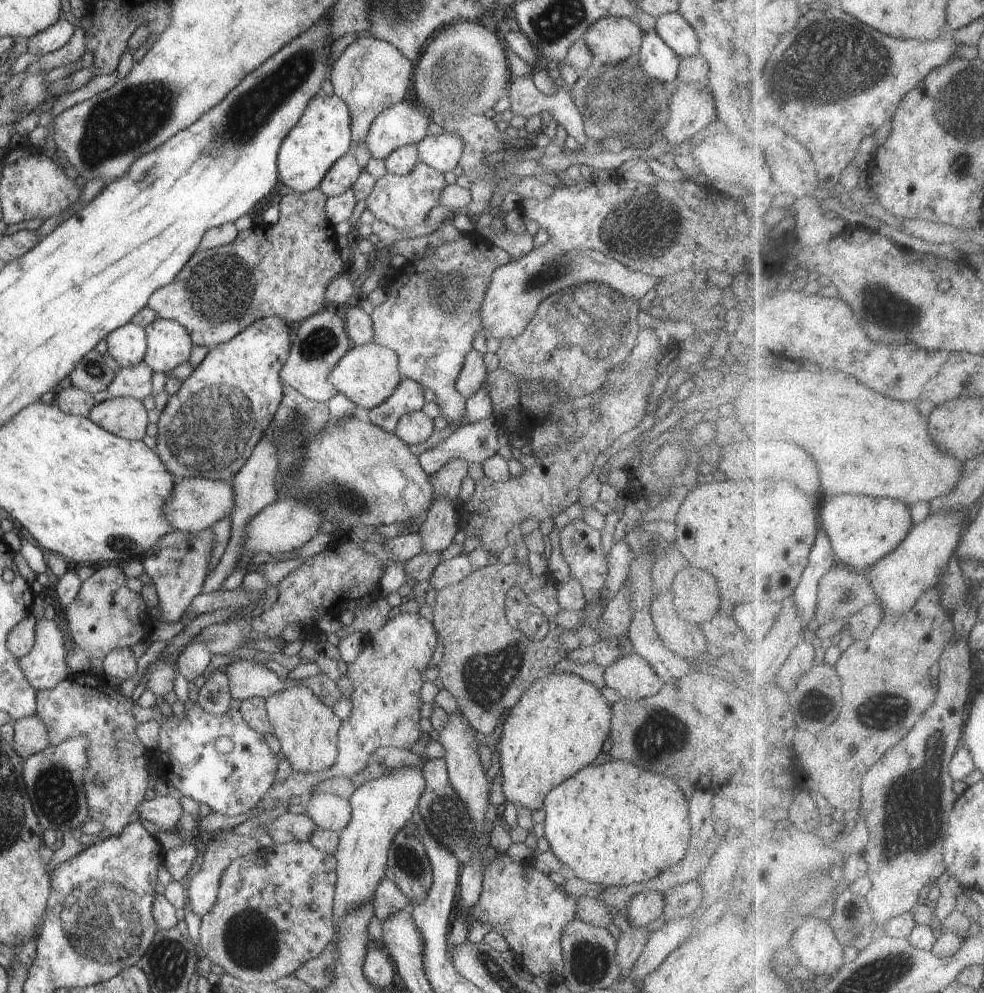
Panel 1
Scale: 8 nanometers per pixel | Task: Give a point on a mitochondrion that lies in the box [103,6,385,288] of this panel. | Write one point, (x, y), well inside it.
(245, 117)

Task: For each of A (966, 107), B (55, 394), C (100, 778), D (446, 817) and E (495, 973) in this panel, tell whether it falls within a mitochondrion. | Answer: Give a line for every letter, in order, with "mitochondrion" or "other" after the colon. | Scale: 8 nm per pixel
A: mitochondrion
B: other
C: mitochondrion
D: mitochondrion
E: mitochondrion

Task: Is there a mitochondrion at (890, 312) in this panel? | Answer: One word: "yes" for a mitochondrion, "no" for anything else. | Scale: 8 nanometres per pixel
yes

